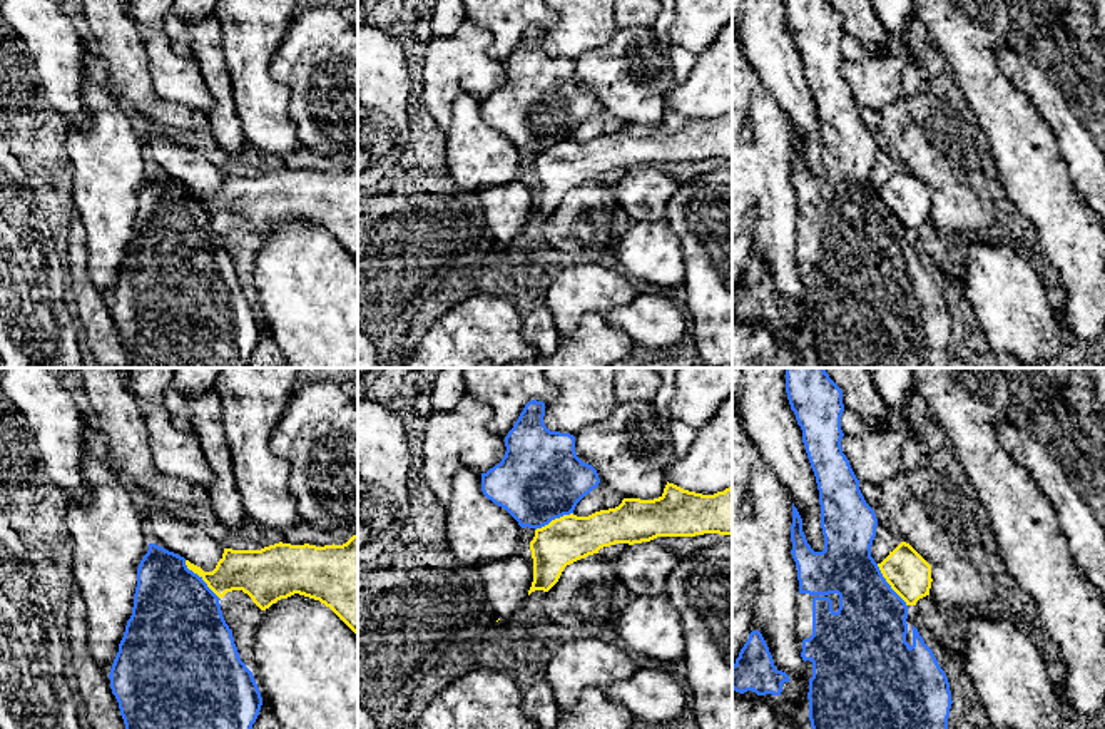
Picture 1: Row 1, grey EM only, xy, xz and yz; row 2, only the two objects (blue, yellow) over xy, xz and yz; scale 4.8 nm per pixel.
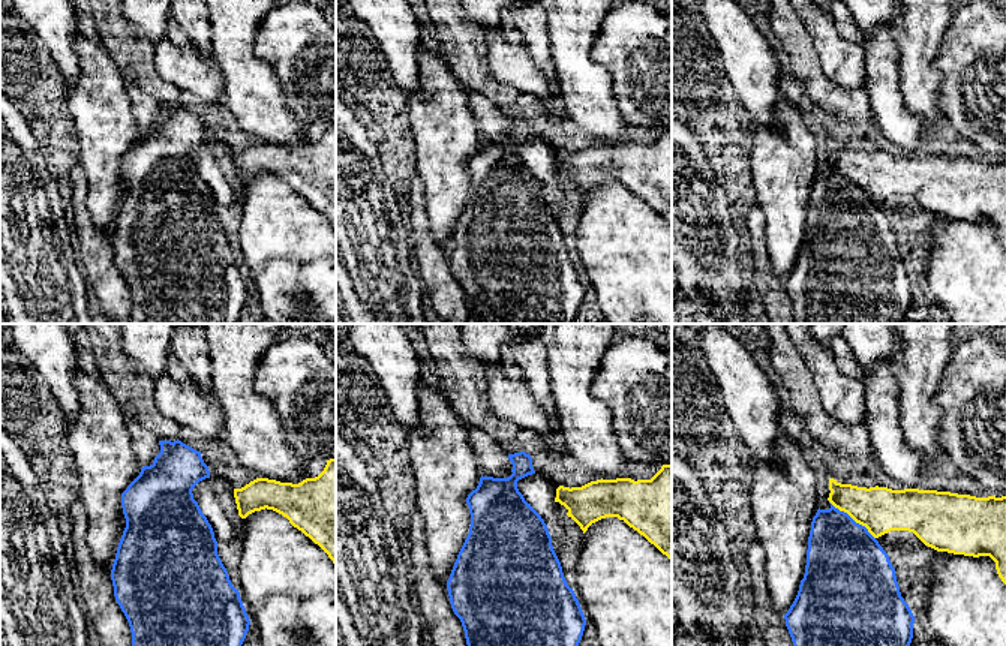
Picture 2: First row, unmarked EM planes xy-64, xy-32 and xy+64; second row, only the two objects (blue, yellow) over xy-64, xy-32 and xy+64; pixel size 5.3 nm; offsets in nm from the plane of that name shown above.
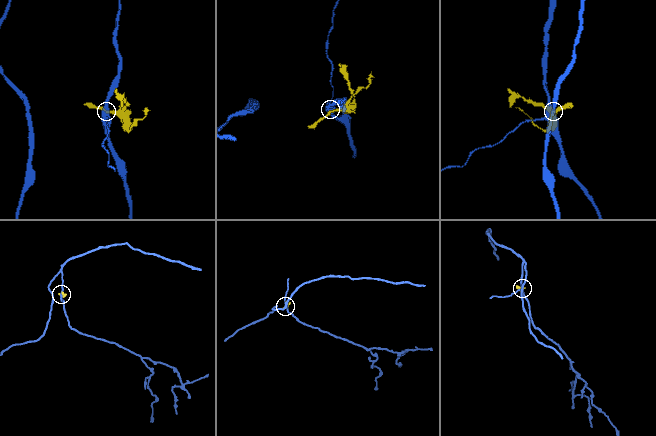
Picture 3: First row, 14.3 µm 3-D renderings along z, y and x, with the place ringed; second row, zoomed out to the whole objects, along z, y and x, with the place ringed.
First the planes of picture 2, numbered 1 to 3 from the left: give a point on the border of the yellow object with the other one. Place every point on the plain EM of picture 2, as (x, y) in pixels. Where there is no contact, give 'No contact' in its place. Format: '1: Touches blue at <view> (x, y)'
1: No contact
2: No contact
3: Touches blue at xy+64 (852, 183)

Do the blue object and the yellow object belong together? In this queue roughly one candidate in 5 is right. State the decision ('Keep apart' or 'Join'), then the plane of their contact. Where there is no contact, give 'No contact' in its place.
Keep apart. Touches blue in xy

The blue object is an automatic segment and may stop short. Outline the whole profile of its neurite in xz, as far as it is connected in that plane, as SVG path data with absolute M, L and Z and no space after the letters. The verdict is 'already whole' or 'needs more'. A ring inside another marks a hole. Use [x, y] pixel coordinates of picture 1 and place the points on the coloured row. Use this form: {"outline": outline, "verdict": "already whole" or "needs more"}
{"outline": "M528 401L505 436L505 456L498 465L481 473L483 495L505 508L522 528L537 530L555 518L573 513L577 503L600 483L597 470L577 456L575 436L550 431L543 416L545 403Z", "verdict": "already whole"}

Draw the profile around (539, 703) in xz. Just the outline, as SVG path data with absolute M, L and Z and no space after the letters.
M545 679L522 691L522 709L537 722L538 729L552 729L562 716L552 687Z

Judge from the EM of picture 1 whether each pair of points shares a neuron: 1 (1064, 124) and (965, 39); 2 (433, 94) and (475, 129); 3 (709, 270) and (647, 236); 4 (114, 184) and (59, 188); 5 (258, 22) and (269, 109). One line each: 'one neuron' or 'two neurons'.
1: two neurons
2: two neurons
3: two neurons
4: two neurons
5: one neuron

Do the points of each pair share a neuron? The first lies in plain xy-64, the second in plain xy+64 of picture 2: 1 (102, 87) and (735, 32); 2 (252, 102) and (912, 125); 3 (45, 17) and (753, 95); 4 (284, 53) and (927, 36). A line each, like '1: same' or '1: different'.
1: different
2: different
3: same
4: different

